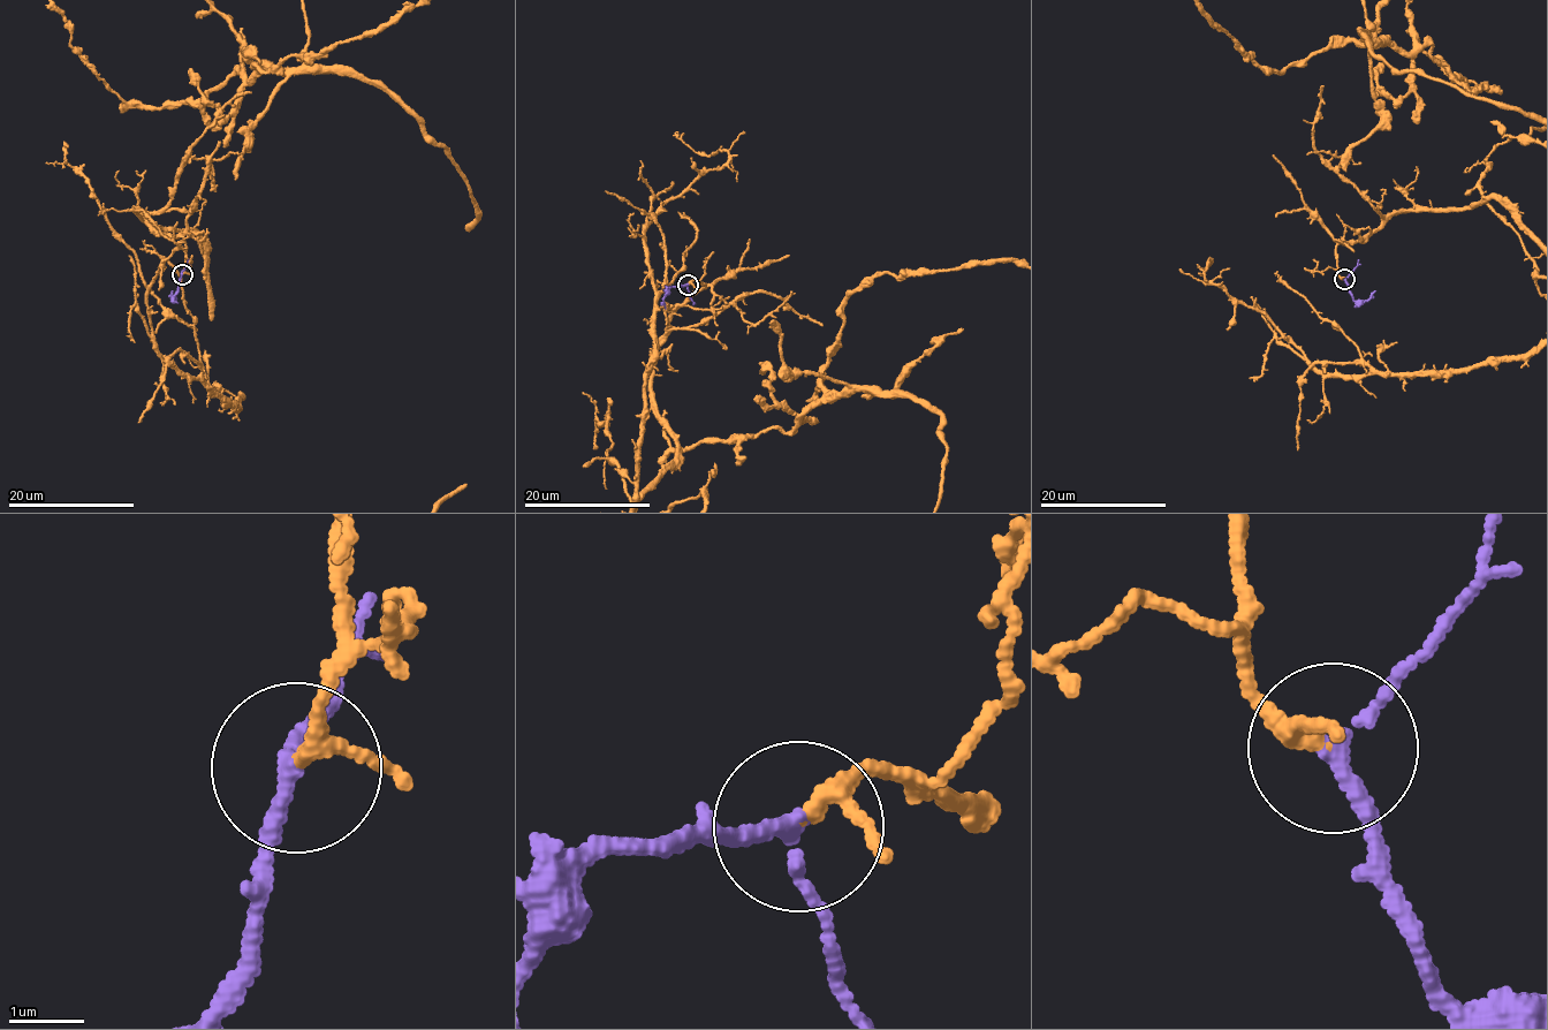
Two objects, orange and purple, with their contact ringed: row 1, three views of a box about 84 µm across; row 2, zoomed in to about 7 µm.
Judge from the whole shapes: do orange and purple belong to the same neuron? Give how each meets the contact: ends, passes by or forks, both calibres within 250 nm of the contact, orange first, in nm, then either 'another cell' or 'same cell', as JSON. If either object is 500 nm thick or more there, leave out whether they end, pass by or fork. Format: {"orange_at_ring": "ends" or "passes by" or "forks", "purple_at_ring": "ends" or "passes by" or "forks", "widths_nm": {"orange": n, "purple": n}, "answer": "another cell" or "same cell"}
{"orange_at_ring": "passes by", "purple_at_ring": "passes by", "widths_nm": {"orange": 160, "purple": 190}, "answer": "same cell"}

